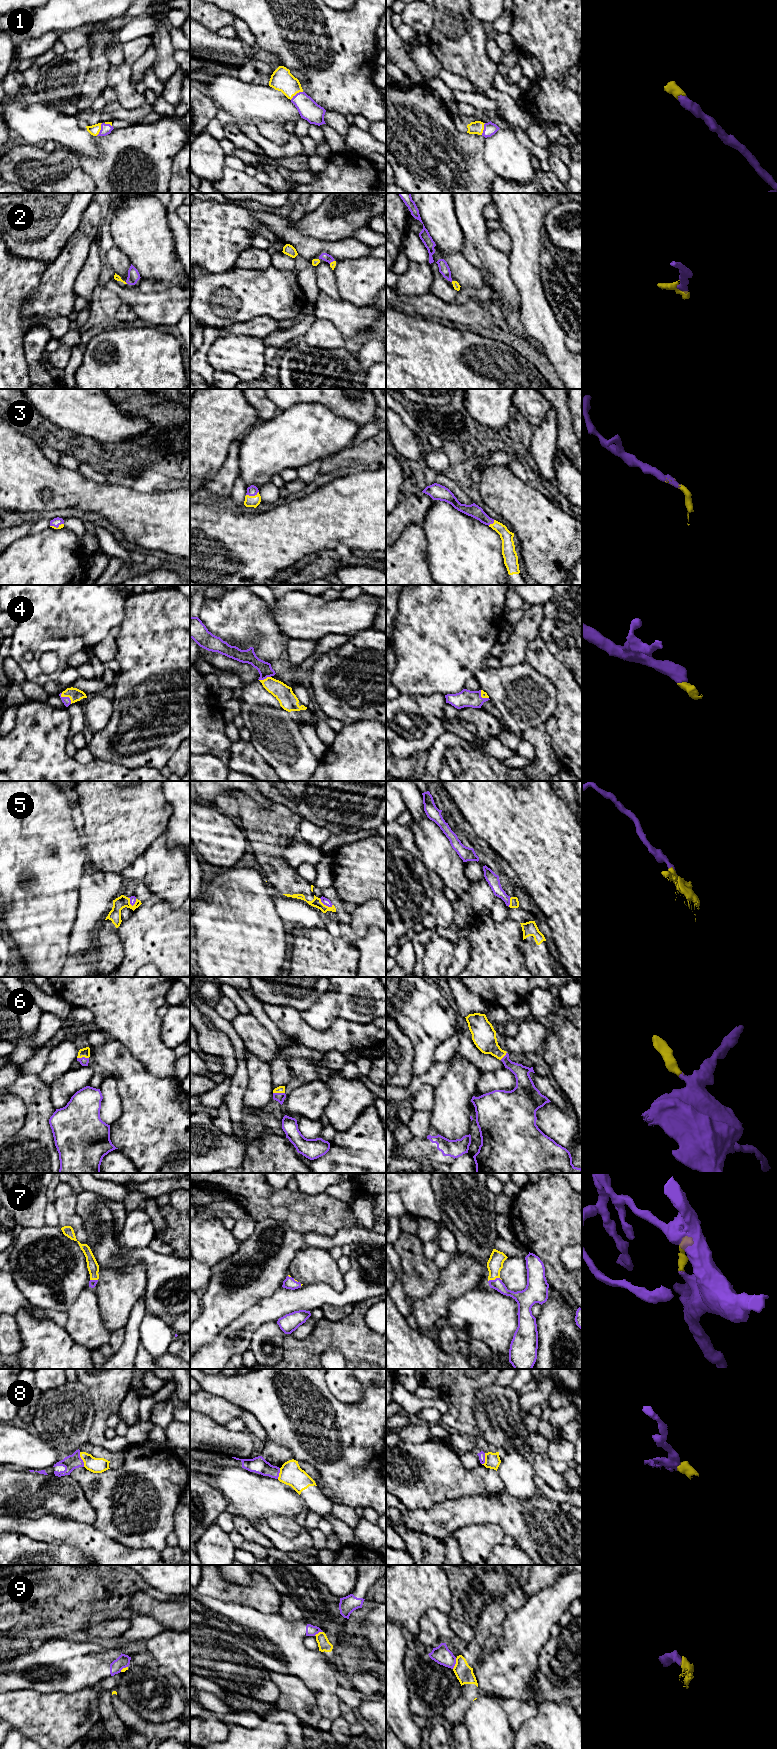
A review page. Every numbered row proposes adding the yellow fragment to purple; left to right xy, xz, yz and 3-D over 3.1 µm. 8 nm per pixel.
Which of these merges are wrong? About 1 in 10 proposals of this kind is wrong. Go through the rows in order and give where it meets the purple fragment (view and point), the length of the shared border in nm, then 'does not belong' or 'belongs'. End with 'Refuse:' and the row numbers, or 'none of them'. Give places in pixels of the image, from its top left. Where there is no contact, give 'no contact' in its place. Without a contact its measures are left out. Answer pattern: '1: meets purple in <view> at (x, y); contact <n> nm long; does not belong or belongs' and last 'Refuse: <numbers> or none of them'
1: meets purple in xz at (296, 94); contact 120 nm long; belongs
2: meets purple in xz at (331, 261); contact 50 nm long; belongs
3: meets purple in xz at (252, 495); contact 110 nm long; belongs
4: meets purple in xy at (67, 697); contact 120 nm long; belongs
5: meets purple in xz at (325, 904); contact 130 nm long; belongs
6: meets purple in xy at (82, 1057); contact 100 nm long; belongs
7: meets purple in yz at (495, 1279); contact 110 nm long; belongs
8: meets purple in xy at (81, 1459); contact 130 nm long; belongs
9: meets purple in yz at (455, 1663); contact 90 nm long; does not belong
Refuse: 9

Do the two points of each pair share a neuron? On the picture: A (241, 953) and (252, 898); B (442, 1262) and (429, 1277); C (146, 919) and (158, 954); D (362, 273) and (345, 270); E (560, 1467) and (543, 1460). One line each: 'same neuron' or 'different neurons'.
A: same neuron
B: different neurons
C: same neuron
D: same neuron
E: different neurons

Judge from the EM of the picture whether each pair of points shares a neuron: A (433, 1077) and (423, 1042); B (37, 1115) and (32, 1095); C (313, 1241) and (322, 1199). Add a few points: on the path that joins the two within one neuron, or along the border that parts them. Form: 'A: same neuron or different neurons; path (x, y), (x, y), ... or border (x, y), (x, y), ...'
A: different neurons; border (433, 1063), (422, 1074), (413, 1076)
B: same neuron; path (37, 1110), (34, 1100)
C: different neurons; border (338, 1229), (332, 1236), (303, 1232)

